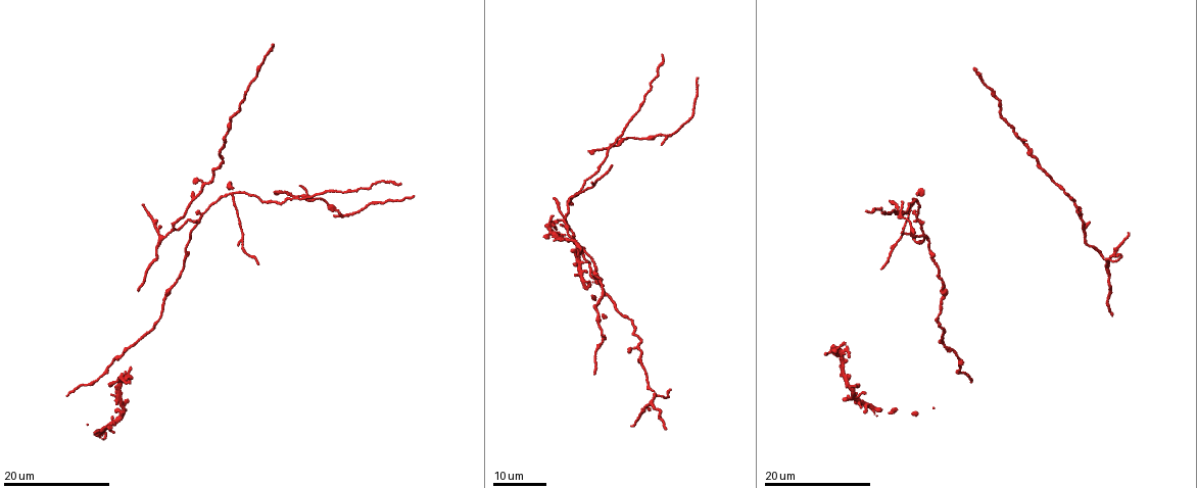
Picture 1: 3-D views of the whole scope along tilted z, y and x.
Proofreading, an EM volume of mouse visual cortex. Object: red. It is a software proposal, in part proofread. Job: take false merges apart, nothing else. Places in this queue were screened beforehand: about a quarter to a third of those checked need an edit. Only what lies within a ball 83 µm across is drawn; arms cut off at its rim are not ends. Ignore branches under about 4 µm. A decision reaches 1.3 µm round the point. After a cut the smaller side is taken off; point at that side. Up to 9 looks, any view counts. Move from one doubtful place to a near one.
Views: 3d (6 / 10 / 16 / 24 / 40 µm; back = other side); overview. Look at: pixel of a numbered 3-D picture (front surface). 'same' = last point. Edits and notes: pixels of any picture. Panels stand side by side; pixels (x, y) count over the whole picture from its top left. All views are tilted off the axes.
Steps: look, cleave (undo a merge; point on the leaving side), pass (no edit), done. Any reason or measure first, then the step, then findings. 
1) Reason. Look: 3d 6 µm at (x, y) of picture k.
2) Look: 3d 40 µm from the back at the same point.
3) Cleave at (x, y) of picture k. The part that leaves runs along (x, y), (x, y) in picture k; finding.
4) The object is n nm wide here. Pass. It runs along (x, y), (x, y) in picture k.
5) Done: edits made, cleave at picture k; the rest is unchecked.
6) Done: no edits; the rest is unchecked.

Arms part here. Look: 3d 24 µm at (161, 237) of picture 1.

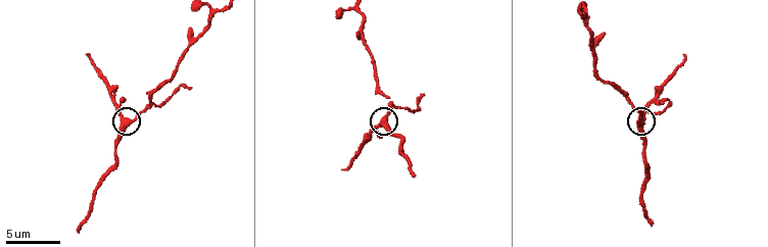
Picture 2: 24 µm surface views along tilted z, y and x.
Zoom in. Look: 3d 10 µm at (381, 126) of picture 2.

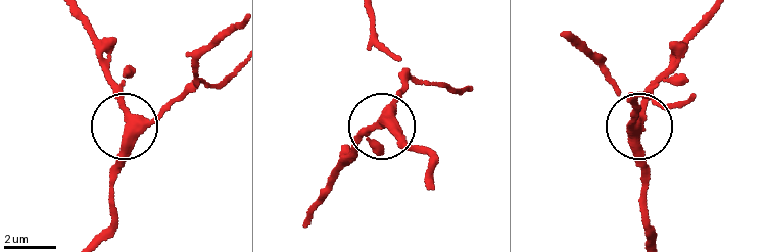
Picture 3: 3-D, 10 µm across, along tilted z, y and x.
Pass. It runs along (573, 35), (627, 99), (638, 123), (646, 100), (683, 52) in picture 3; one neuron here.

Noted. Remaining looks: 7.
Small branch off a trunk. Look: 3d 16 µm at (120, 378) of picture 1.

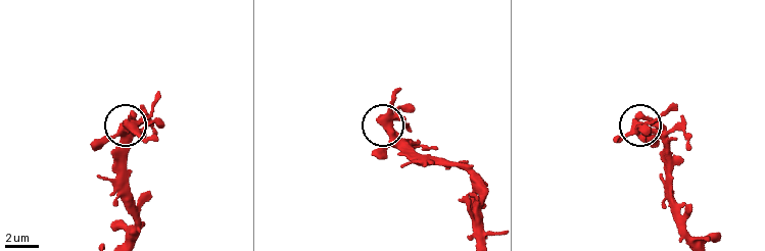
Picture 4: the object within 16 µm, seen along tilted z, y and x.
Look: 3d 6 µm at (390, 126) of picture 4.

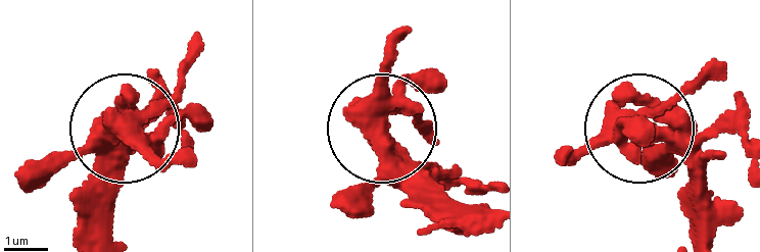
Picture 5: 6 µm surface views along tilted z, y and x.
The object is 470 nm wide here. Pass. All the same neuron.

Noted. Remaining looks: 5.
Four or more arms meet. Look: 3d 24 µm at (570, 196) of picture 1.

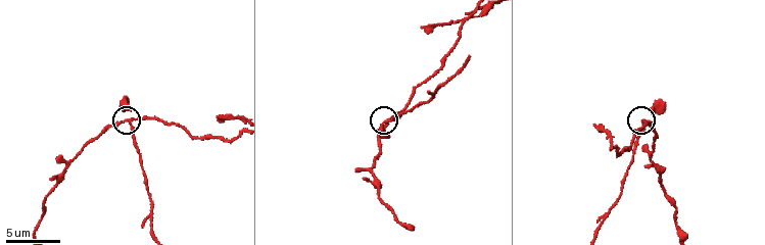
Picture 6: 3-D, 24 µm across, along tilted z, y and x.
Look: 3d 6 µm at (128, 119) of picture 6.

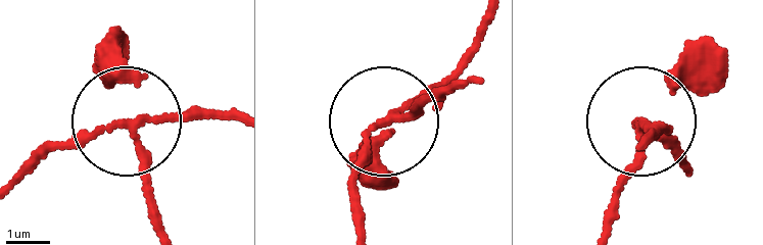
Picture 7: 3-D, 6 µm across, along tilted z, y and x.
4 arms meet here. Cleave at (142, 188) of picture 7. The part that leaves runs along (135, 132), (162, 231) in picture 7; a second neuron is stuck on.

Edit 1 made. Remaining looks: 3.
Look: overview.

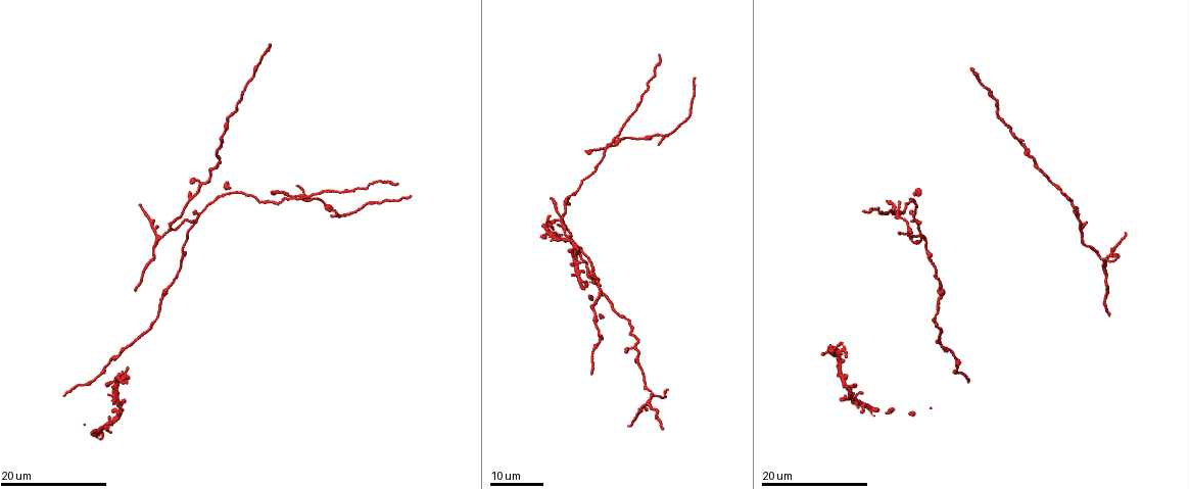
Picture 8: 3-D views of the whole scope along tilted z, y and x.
Four-way junction. Look: 3d 24 µm at (197, 220) of picture 8.

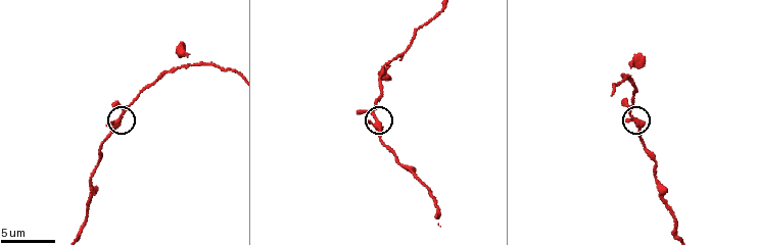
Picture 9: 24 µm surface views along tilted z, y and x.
Look: 3d 10 µm at (373, 116) of picture 9.

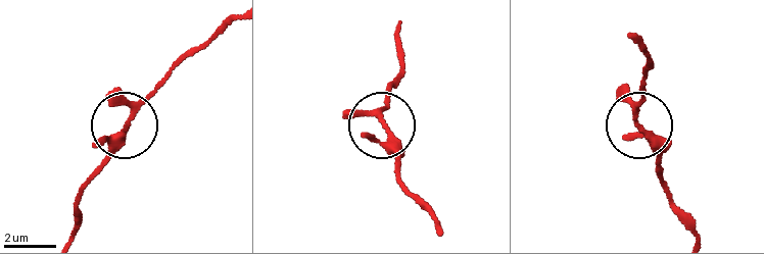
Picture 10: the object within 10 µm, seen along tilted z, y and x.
4 arms meet here. Pass. It runs along (386, 122), (396, 167) in picture 10; all the same neuron.

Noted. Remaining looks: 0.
Done: edits made, cleave at picture 7; the rest is unchecked.

